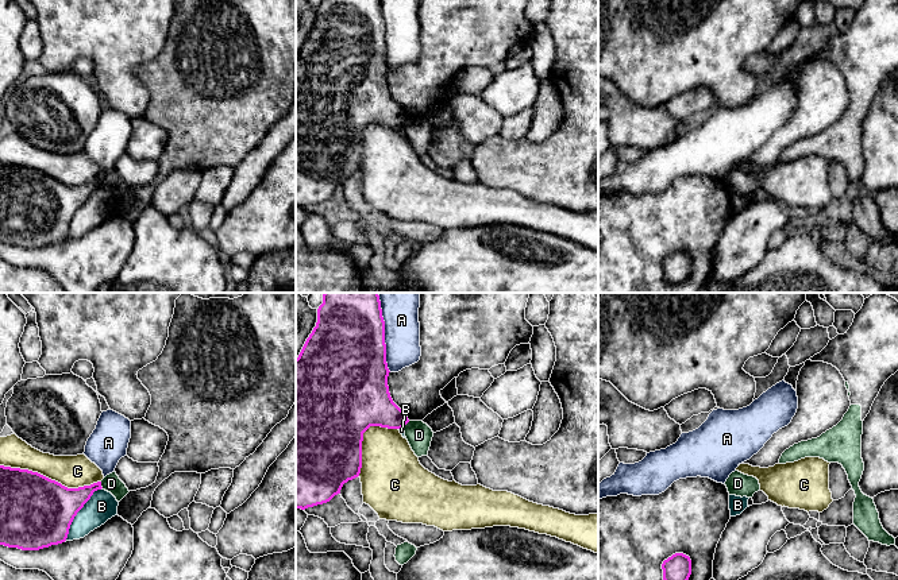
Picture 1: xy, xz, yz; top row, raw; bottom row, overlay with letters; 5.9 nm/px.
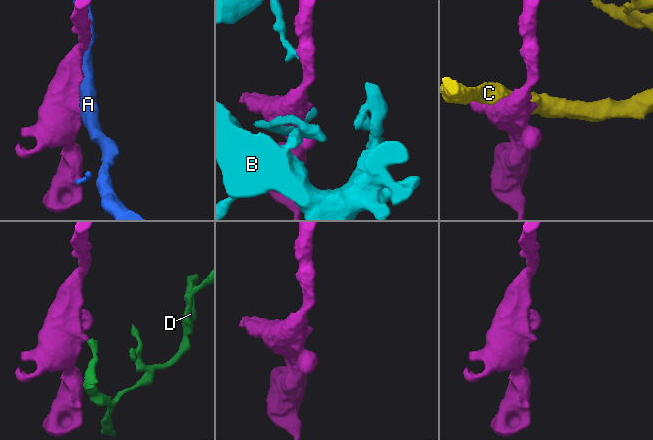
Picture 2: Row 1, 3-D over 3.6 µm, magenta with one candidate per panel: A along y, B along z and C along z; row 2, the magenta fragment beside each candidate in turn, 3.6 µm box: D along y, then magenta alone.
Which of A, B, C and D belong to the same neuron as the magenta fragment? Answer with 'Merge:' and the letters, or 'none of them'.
Merge: none of them

